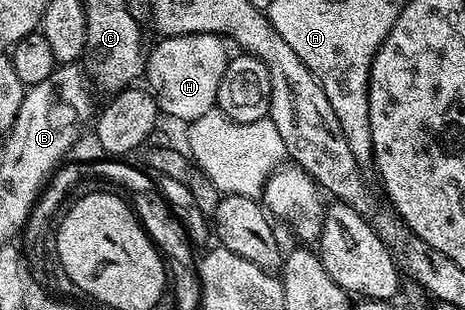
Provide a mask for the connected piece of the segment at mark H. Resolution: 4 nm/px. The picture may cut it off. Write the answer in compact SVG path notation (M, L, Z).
M191 33L181 37L165 37L157 42L153 49L151 46L146 57L146 85L153 99L156 100L157 110L163 116L165 113L166 116L173 117L174 120L181 121L181 123L187 123L206 115L215 106L218 83L230 60L229 46L225 38L214 33Z

